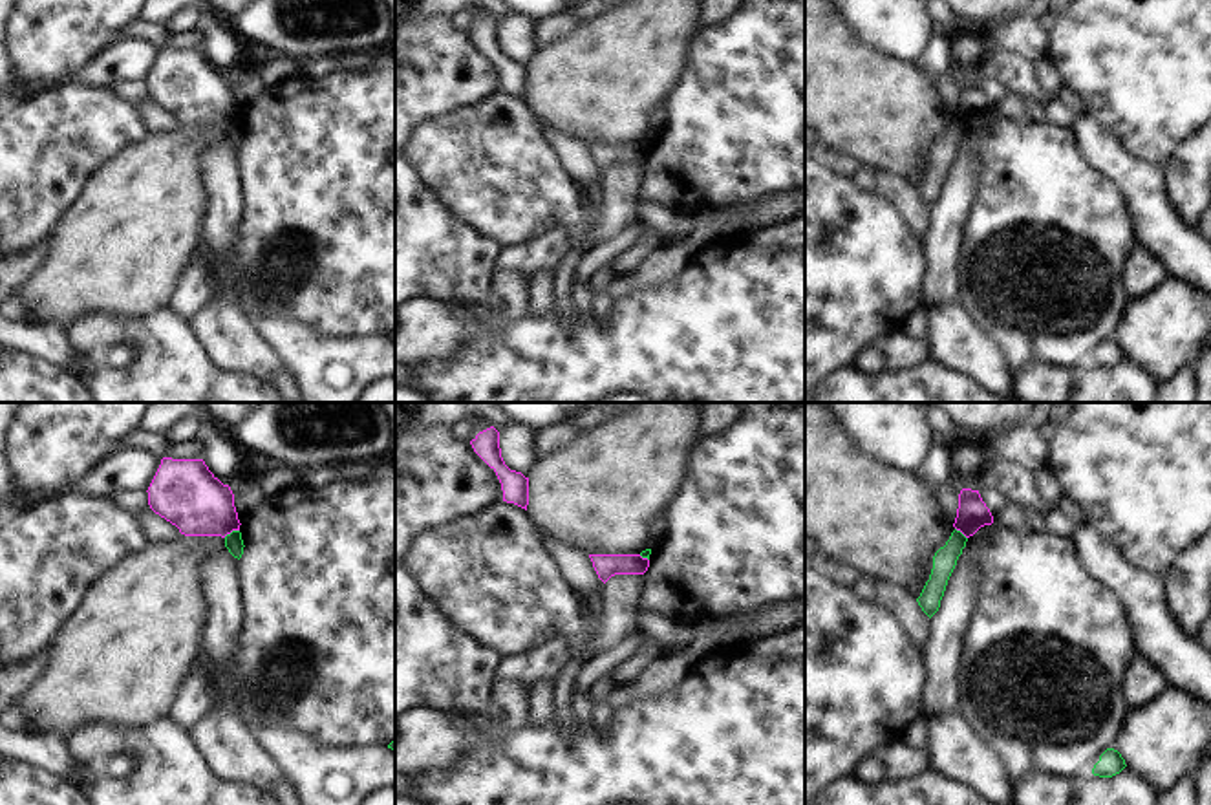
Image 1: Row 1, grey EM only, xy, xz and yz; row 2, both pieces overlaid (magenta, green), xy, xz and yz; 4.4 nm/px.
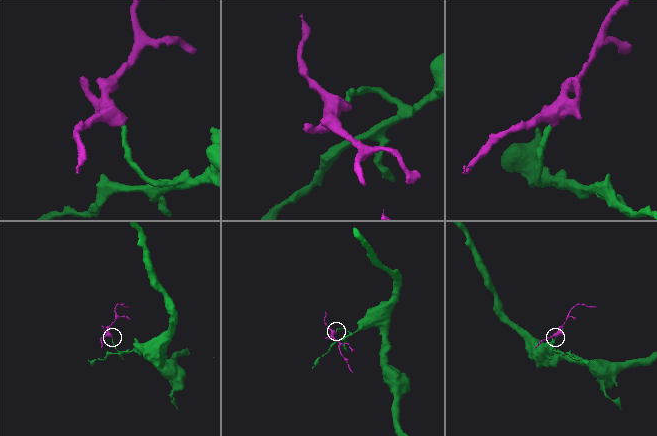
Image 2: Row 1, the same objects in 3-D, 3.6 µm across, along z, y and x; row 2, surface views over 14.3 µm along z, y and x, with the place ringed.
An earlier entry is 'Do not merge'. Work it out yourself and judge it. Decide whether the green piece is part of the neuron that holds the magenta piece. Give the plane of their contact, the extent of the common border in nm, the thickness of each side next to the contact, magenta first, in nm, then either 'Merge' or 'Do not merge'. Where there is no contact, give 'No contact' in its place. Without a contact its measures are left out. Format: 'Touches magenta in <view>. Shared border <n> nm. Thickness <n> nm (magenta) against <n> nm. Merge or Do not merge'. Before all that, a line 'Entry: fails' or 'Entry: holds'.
Entry: holds
Touches magenta in xy. Shared border 80 nm. Thickness 280 nm (magenta) against 80 nm. Do not merge

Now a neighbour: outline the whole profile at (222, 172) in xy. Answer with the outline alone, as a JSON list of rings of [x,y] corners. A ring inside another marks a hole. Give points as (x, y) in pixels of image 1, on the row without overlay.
[[[227,137],[203,156],[203,183],[209,188],[210,201],[205,251],[216,252],[225,262],[227,274],[221,287],[240,296],[247,284],[238,274],[247,196],[243,192],[240,150]]]

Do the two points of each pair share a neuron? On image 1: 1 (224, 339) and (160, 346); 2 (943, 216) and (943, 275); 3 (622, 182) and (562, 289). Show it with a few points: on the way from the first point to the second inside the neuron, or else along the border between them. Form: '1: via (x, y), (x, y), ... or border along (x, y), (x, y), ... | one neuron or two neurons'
1: border along (191, 321), (194, 337), (229, 372) | two neurons
2: via (943, 231), (943, 260) | one neuron
3: via (621, 209), (578, 249), (571, 262) | one neuron

